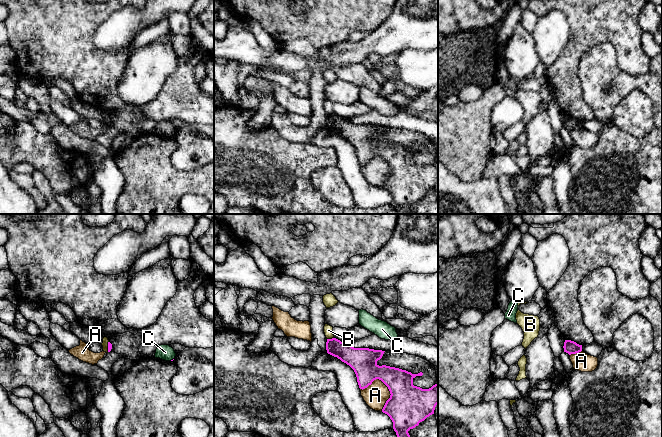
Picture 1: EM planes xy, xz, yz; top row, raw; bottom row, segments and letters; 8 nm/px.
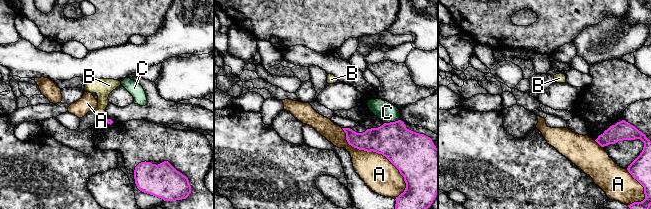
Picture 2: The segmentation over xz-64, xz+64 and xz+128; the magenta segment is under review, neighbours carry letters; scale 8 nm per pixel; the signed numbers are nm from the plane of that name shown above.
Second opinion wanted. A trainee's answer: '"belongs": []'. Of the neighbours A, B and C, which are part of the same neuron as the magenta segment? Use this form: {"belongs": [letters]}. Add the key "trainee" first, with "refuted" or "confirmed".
{"trainee": "confirmed", "belongs": []}

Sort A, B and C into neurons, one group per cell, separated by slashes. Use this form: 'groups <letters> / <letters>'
groups A / B / C

